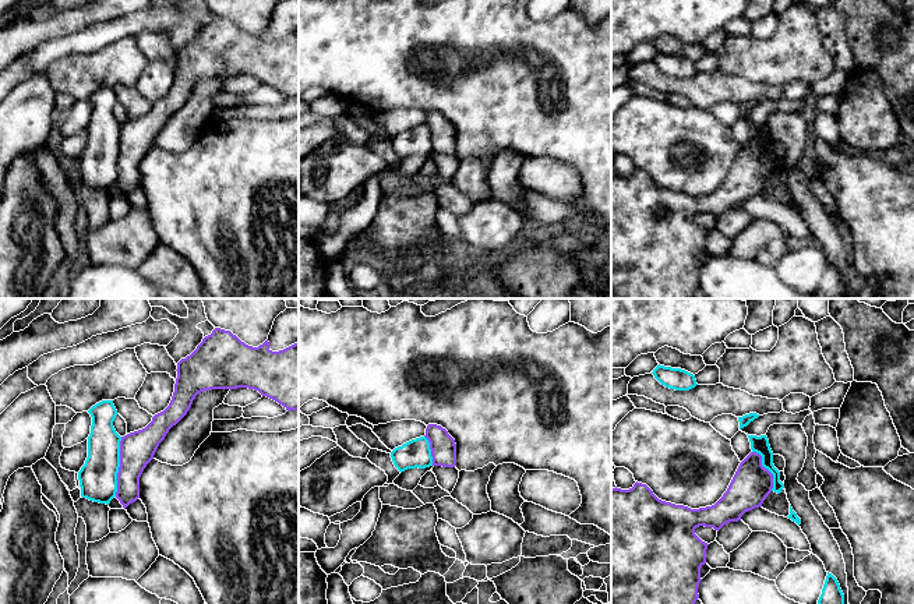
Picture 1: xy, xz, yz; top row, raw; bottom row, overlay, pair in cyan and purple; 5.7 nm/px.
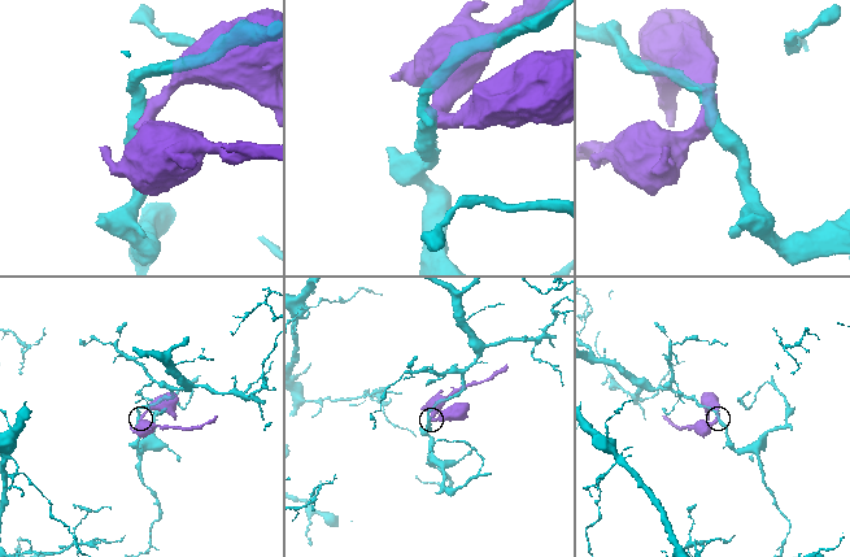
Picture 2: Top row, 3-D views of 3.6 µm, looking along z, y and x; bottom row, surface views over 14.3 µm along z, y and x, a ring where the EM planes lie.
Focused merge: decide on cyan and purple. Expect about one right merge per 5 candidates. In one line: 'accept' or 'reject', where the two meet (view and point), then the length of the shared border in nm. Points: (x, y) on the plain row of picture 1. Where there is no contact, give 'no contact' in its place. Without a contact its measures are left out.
reject | xy (119, 154) | 340 nm

